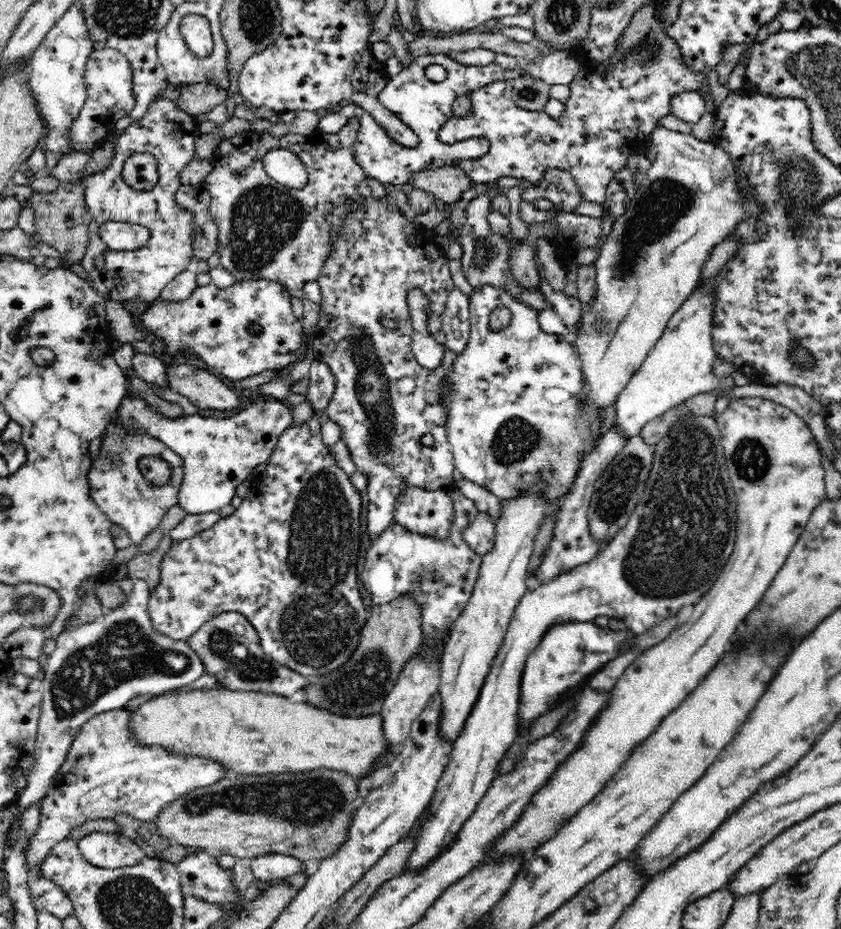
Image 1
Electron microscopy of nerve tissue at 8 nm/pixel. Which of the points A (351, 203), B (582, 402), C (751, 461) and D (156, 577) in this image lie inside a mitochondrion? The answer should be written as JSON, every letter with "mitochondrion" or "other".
{"A":"other","B":"other","C":"mitochondrion","D":"other"}

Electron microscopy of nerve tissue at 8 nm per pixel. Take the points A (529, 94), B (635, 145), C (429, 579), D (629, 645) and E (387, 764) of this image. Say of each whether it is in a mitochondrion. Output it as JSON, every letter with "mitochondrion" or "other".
{"A":"mitochondrion","B":"other","C":"mitochondrion","D":"other","E":"other"}

